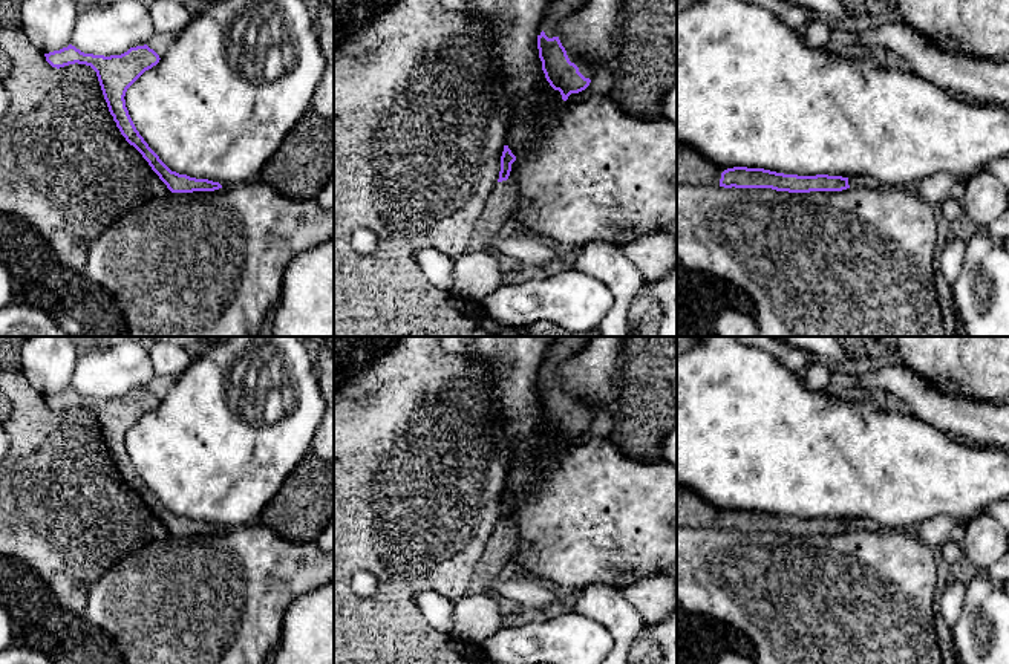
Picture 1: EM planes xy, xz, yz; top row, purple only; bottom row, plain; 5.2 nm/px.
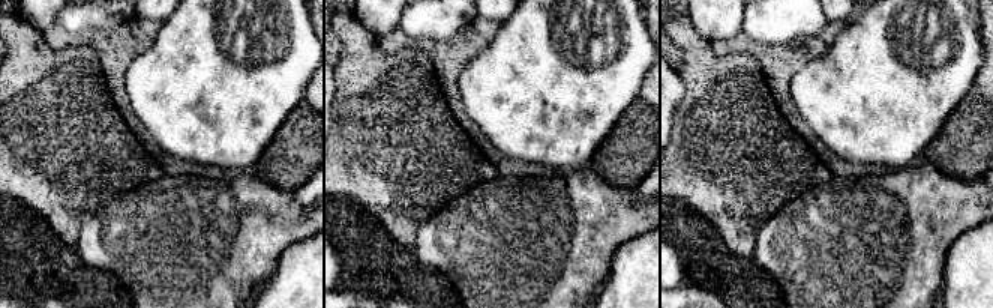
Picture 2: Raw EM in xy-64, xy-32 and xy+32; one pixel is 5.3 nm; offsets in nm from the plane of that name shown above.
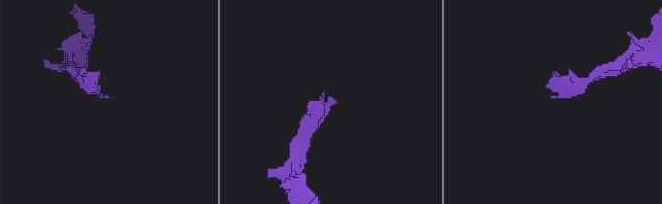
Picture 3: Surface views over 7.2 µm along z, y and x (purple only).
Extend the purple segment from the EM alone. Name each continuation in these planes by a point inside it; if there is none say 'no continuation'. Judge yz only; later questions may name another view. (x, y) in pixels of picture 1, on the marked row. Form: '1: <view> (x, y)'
1: yz (692, 167)

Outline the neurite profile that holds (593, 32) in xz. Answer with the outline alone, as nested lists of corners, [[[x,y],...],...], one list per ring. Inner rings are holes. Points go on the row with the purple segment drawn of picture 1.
[[[588,0],[560,28],[560,43],[594,64],[616,70],[620,55],[623,0]]]

